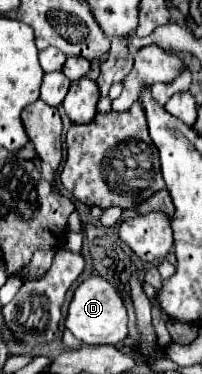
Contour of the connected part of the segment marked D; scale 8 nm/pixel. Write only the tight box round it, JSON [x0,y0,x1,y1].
[64,275,128,345]

